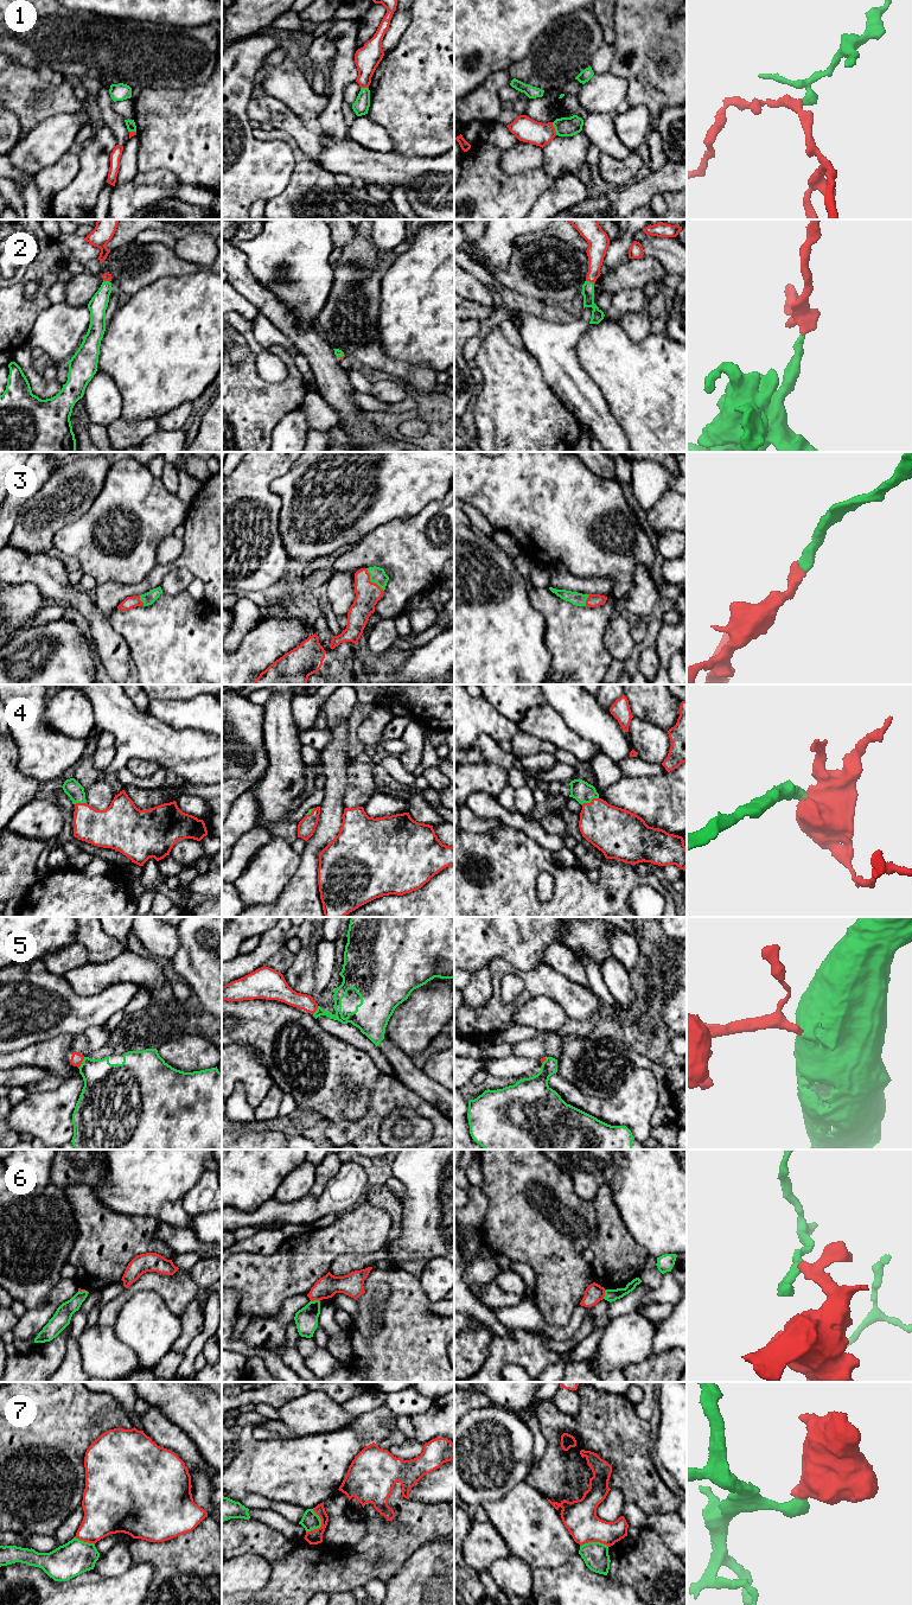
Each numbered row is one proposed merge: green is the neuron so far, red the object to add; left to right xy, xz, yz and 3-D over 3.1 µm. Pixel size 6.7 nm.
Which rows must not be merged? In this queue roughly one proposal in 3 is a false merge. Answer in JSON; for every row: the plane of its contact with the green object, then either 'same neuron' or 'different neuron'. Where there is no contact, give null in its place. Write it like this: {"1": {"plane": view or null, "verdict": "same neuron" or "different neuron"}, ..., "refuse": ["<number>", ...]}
{"1": {"plane": "yz", "verdict": "different neuron"}, "2": {"plane": "yz", "verdict": "same neuron"}, "3": {"plane": "xz", "verdict": "same neuron"}, "4": {"plane": "yz", "verdict": "same neuron"}, "5": {"plane": "xy", "verdict": "same neuron"}, "6": {"plane": "xz", "verdict": "different neuron"}, "7": {"plane": "xz", "verdict": "different neuron"}, "refuse": ["1", "6", "7"]}

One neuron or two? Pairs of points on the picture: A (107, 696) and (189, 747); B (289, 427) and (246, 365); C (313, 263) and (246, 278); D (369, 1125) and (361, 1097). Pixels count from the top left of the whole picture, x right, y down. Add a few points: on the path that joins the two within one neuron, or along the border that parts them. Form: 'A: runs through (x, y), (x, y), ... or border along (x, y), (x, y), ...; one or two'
A: runs through (127, 717), (150, 739), (168, 747); one
B: border along (300, 406), (289, 411), (279, 421), (270, 439); two
C: border along (241, 252), (246, 256), (249, 271), (275, 294); two
D: border along (365, 1087), (368, 1112), (357, 1120), (343, 1119); two

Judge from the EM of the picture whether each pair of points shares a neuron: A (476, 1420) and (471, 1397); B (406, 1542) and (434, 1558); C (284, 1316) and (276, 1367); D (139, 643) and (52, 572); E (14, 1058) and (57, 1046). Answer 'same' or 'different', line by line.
A: different
B: different
C: different
D: different
E: same

